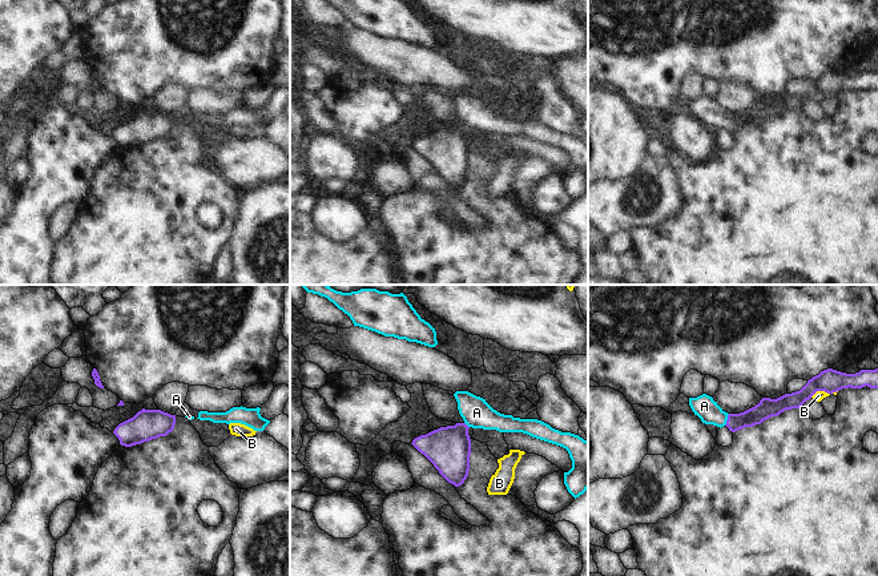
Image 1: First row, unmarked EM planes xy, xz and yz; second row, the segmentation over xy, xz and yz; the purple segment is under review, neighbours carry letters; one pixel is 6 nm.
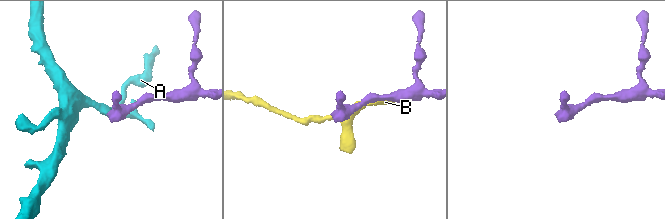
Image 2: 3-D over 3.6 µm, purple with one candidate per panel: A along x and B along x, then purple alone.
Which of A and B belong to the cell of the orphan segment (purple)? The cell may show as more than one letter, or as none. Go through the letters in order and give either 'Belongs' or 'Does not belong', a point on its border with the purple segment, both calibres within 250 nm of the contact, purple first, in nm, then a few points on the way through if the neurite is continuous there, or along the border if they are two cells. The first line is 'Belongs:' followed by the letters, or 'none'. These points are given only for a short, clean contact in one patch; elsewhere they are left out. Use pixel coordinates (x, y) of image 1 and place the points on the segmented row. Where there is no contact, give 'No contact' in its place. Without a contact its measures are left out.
Belongs: A
A: Belongs. Touches purple at yz (728, 419). Thickness 120 nm (purple) against 140 nm. Path across: yz (766, 407), (746, 419), (728, 419), (716, 417), (704, 406)
B: Does not belong. Touches purple at yz (820, 390). Thickness 150 nm (purple) against 60 nm.

